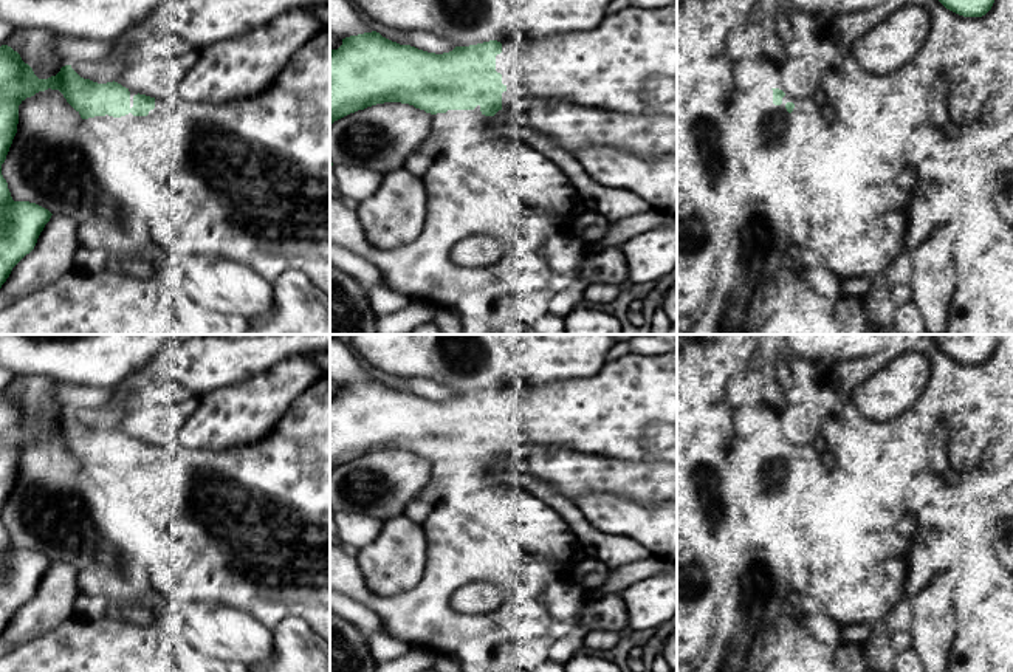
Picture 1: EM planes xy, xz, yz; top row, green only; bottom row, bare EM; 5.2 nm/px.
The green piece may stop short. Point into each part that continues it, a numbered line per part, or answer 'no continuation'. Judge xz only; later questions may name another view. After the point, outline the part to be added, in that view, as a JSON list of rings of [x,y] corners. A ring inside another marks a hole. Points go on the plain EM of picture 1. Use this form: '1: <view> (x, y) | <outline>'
1: xz (628, 411) | [[[677,347],[661,356],[641,356],[627,353],[615,361],[607,361],[603,370],[595,376],[556,382],[551,401],[545,407],[541,407],[539,403],[528,395],[502,390],[502,399],[496,403],[496,418],[502,421],[502,430],[506,434],[506,437],[502,440],[503,455],[506,455],[513,446],[527,446],[530,451],[536,447],[556,447],[607,457],[613,460],[677,463]]]

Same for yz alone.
1: yz (755, 469) | [[[767,432],[734,441],[726,463],[725,482],[728,489],[736,503],[748,511],[753,509],[754,497],[796,497],[813,485],[816,475],[826,474],[821,455],[815,446],[796,447],[785,441],[782,451],[774,452],[773,437]]]

